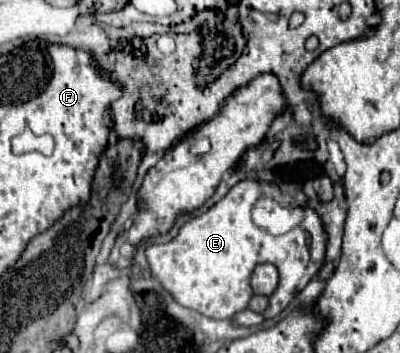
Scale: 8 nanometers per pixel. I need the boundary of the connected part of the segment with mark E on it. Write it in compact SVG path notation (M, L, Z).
M242 181L238 183L216 207L212 207L208 213L190 219L188 223L182 225L178 237L170 243L164 245L150 245L146 249L146 257L152 269L152 275L164 285L164 289L184 307L190 307L194 311L200 311L206 317L212 319L230 319L236 313L244 311L248 307L248 301L252 297L252 287L250 287L250 275L252 269L258 263L272 263L280 271L280 279L288 281L288 303L308 285L308 281L318 273L318 269L324 263L324 247L326 247L326 235L322 221L318 215L310 209L304 213L304 219L298 227L284 235L272 235L266 229L258 227L252 221L252 207L258 197L278 197L280 185L272 183L258 183L258 181Z

